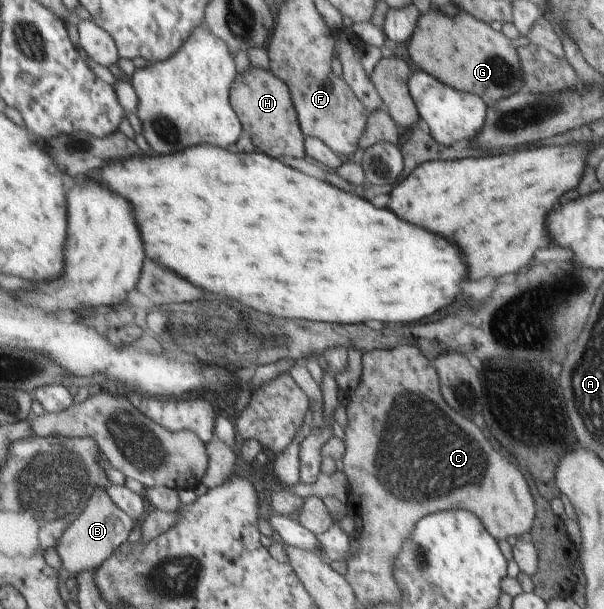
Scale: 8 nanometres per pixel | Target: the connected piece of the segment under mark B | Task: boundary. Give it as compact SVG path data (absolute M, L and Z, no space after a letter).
M98 489L89 500L84 513L68 527L57 544L62 568L74 579L82 573L99 569L129 538L133 520L109 497L107 489Z

